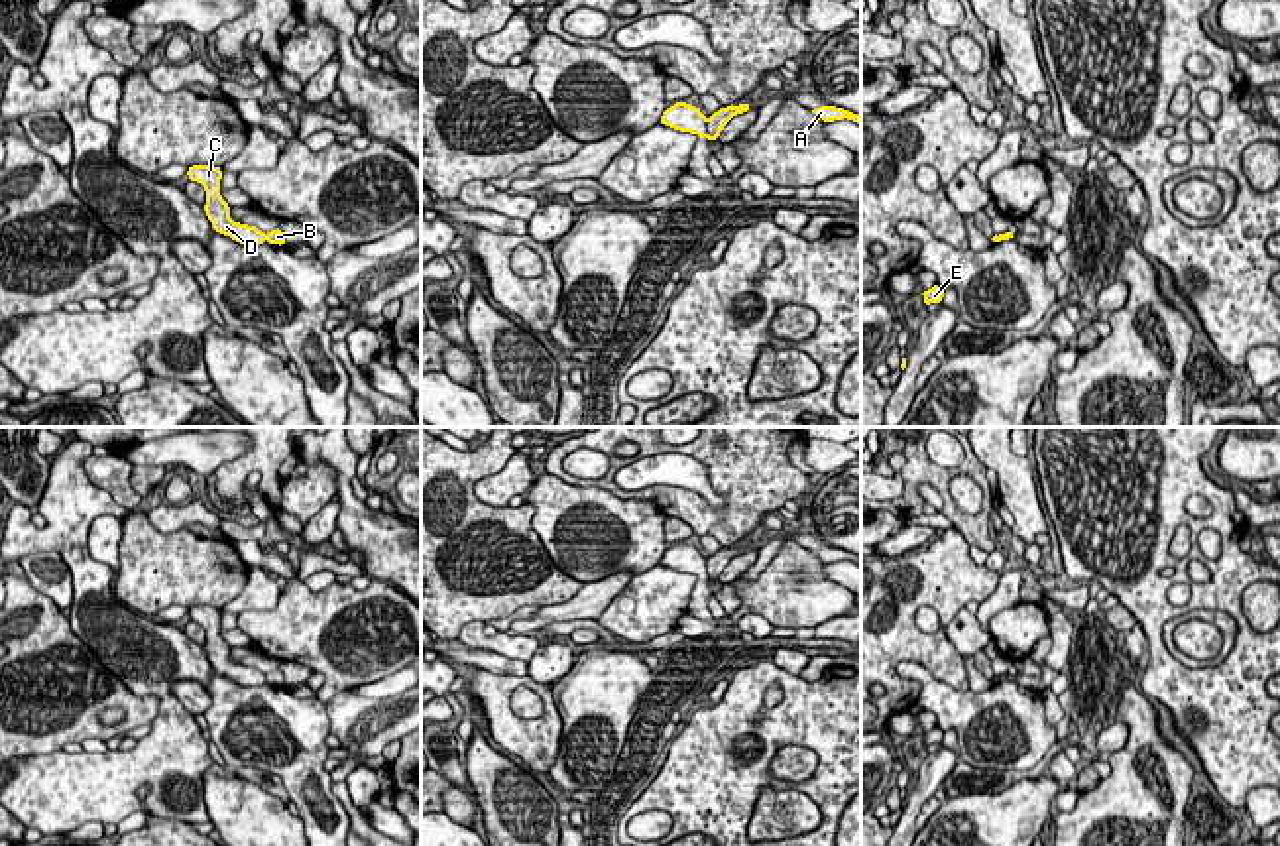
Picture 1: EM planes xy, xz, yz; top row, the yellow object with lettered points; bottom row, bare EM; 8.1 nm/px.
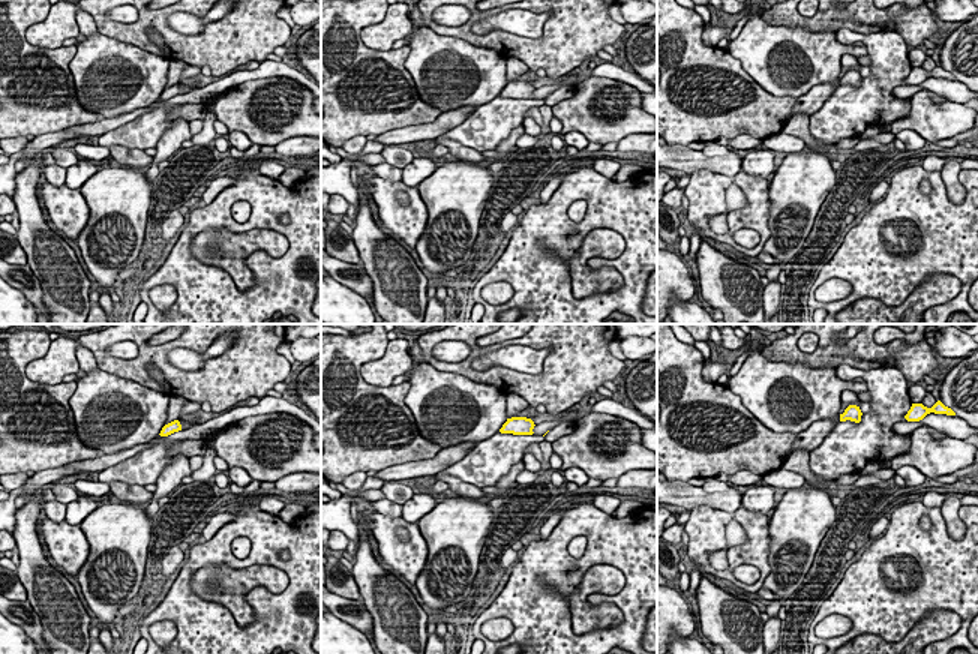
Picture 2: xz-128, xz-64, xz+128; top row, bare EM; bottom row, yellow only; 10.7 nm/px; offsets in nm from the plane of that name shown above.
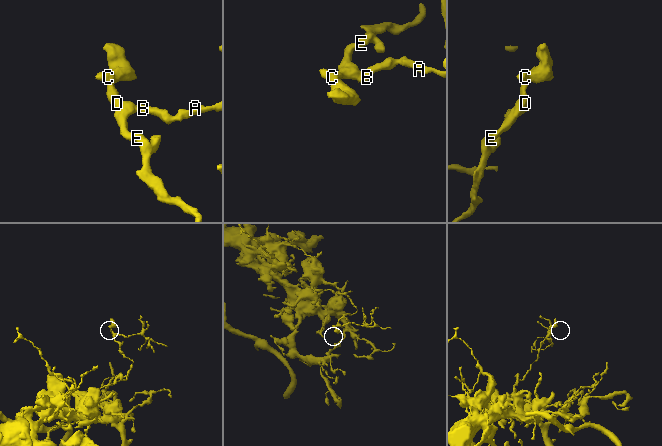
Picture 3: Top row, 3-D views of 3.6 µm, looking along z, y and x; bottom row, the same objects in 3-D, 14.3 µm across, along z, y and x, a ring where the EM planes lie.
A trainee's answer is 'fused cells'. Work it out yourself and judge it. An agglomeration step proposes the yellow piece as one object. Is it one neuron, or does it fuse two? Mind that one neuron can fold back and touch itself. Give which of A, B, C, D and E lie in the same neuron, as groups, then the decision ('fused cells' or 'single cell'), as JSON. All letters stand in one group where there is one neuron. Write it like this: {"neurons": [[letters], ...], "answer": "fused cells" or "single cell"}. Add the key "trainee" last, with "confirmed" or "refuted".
{"neurons": [["A", "B"], ["C", "D", "E"]], "answer": "fused cells", "trainee": "confirmed"}

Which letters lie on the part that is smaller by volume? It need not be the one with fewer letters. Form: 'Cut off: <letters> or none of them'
Cut off: A, B

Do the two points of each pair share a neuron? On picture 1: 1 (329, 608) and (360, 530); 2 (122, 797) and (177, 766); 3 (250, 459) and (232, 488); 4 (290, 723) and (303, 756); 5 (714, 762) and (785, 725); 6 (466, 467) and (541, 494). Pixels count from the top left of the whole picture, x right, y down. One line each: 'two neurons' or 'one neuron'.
1: two neurons
2: one neuron
3: one neuron
4: one neuron
5: one neuron
6: two neurons

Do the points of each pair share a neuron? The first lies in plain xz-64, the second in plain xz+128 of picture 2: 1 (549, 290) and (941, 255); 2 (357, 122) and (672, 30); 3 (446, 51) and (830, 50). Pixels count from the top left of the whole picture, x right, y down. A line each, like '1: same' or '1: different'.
1: same
2: same
3: same

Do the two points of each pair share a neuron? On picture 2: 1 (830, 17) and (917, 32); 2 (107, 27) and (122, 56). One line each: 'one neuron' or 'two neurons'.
1: one neuron
2: two neurons

